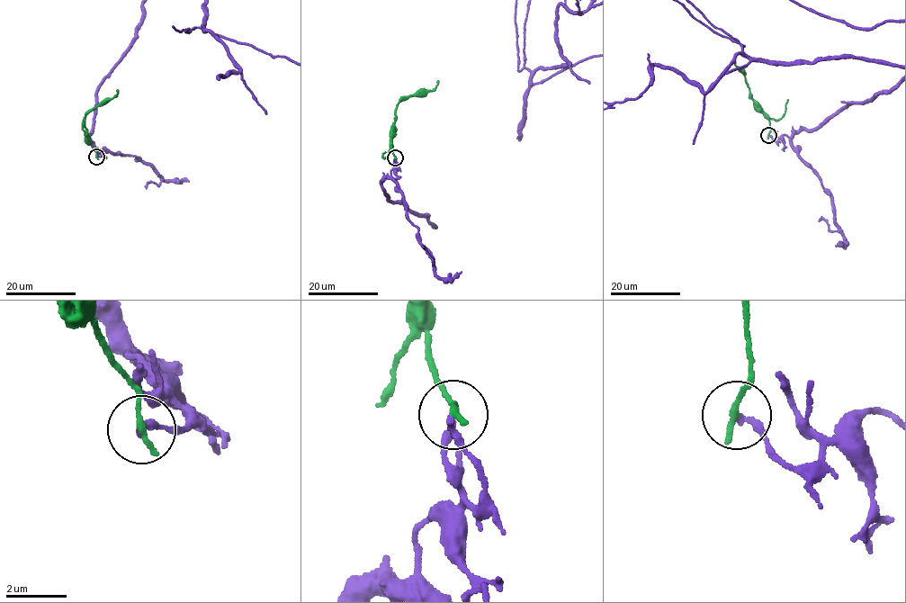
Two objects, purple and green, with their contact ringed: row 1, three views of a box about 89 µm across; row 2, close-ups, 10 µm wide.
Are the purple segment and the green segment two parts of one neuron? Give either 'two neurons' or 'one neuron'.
two neurons

